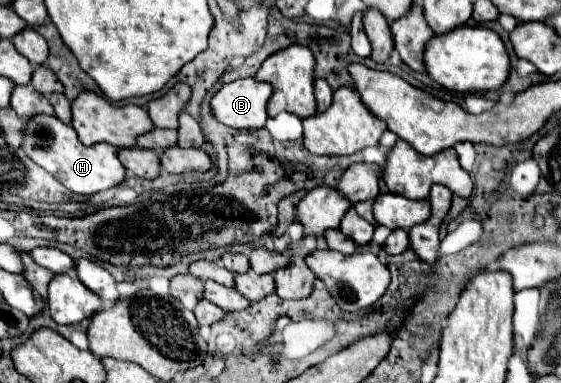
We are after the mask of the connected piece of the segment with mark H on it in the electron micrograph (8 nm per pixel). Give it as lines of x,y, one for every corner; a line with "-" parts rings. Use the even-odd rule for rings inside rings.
39,114
27,120
23,150
31,160
43,166
49,174
53,174
65,188
75,194
91,196
95,192
119,186
125,180
125,168
117,158
117,148
113,148
111,144
83,146
75,136
75,130
55,116

